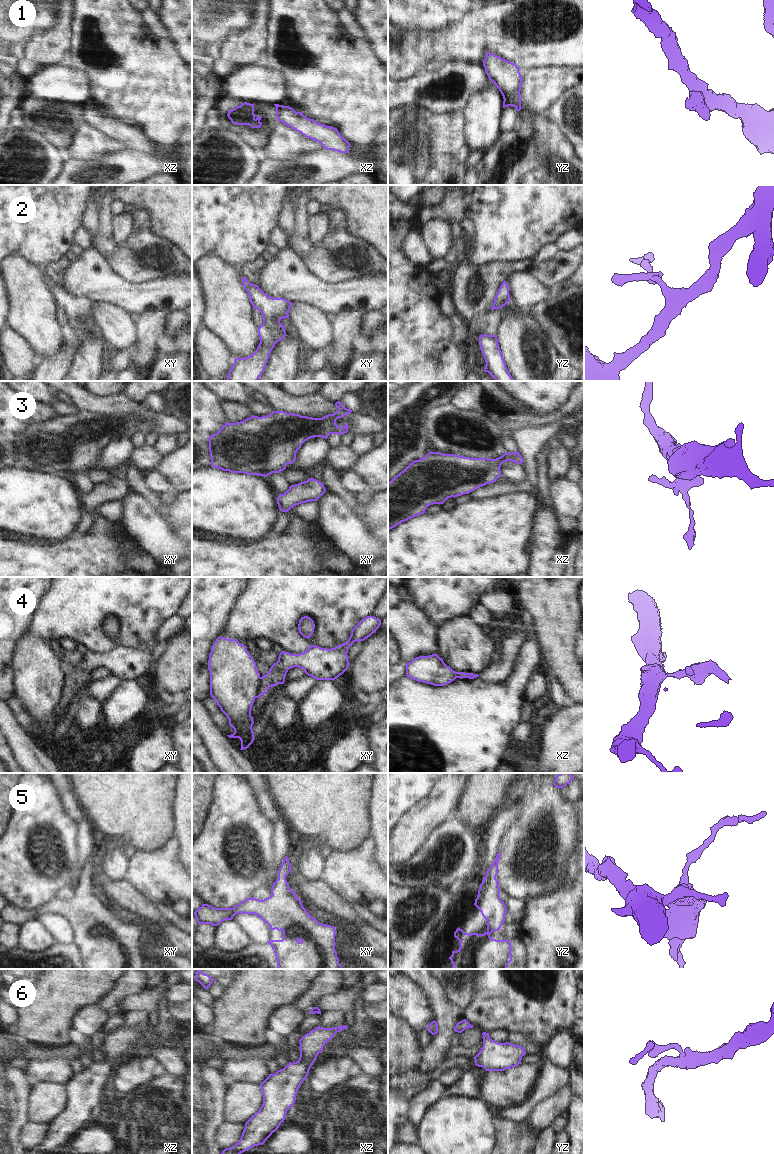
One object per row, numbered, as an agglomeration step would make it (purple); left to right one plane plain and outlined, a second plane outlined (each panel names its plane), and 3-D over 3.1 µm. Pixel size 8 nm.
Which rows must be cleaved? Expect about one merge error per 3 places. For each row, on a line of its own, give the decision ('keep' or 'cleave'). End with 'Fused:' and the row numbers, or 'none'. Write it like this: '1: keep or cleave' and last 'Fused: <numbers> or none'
1: cleave
2: keep
3: keep
4: cleave
5: keep
6: keep
Fused: 1, 4

